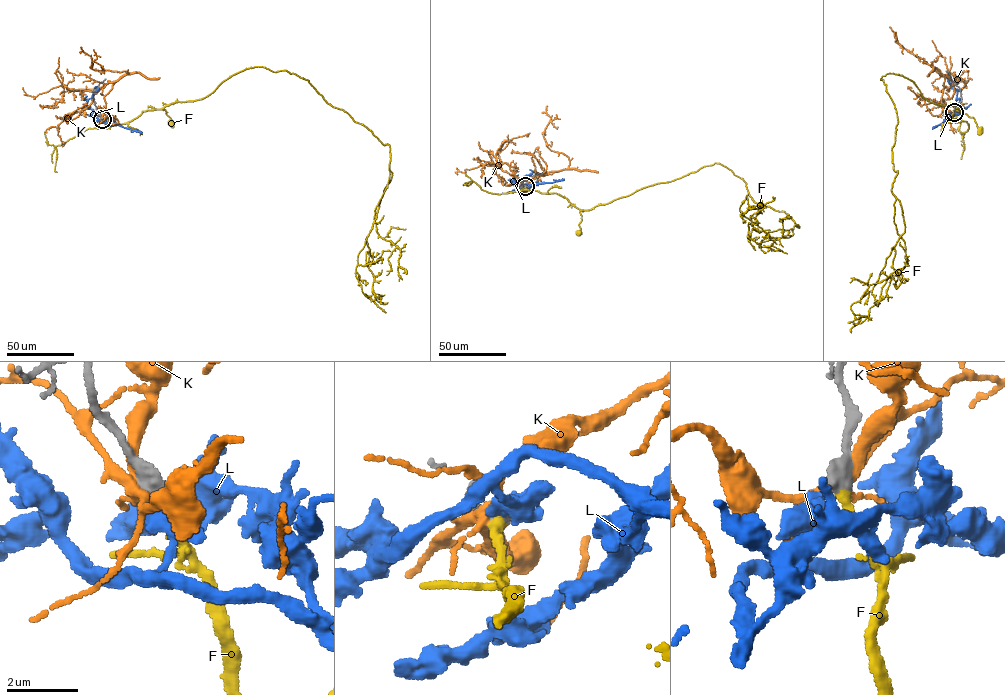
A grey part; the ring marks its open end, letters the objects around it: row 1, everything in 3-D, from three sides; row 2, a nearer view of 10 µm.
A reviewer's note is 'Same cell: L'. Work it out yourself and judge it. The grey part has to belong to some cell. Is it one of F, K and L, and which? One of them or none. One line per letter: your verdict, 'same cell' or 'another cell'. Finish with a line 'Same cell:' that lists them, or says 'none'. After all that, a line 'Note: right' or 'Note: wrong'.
F: same cell
K: another cell
L: another cell
Same cell: F
Note: wrong

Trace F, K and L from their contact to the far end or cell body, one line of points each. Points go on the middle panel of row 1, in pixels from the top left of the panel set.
F: (525, 186), (526, 190), (559, 194), (577, 208), (581, 217), (579, 233)
K: (525, 185), (536, 172), (553, 172), (521, 179), (505, 163), (498, 165), (496, 155), (505, 141), (527, 137)
L: (525, 185), (515, 186), (513, 180), (532, 173), (529, 169)

